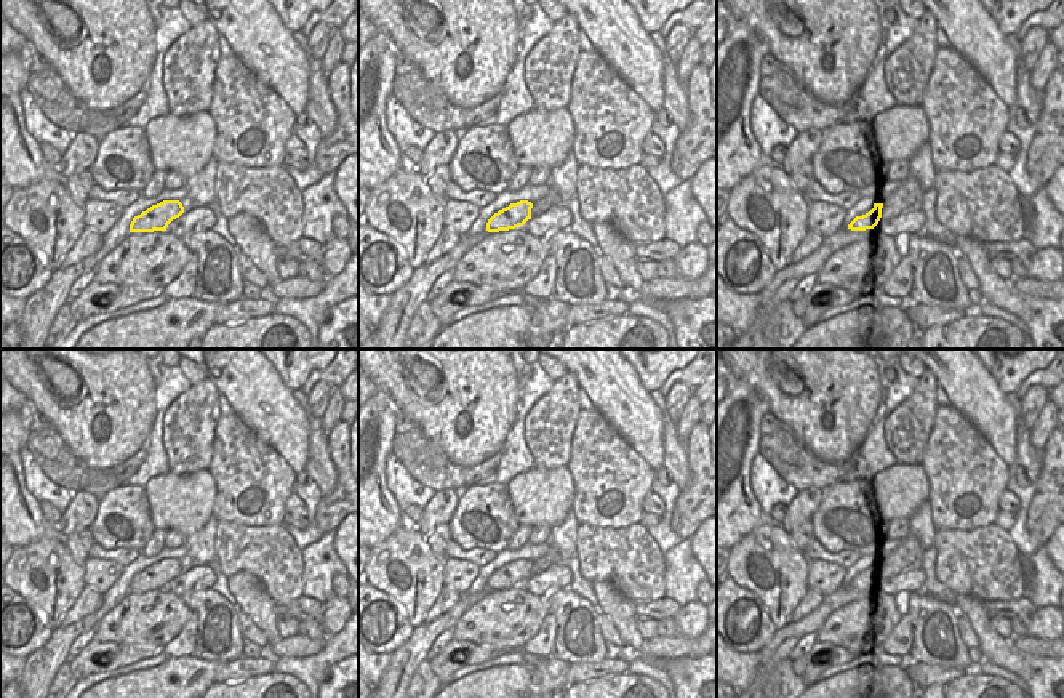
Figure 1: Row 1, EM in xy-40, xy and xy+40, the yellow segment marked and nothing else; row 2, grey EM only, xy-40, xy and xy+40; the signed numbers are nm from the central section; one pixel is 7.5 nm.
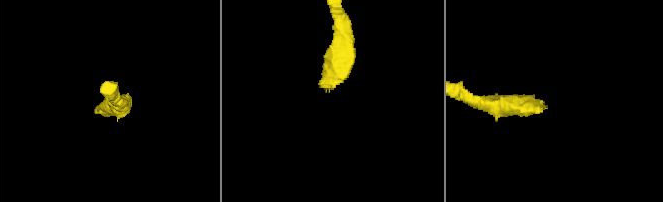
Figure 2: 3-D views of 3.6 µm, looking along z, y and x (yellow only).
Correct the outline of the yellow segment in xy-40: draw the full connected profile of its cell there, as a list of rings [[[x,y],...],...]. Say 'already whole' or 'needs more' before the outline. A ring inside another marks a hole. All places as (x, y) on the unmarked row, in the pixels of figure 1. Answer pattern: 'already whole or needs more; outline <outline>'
already whole; outline [[[163,559],[134,575],[130,583],[130,591],[166,589],[168,583],[182,572],[184,565],[179,559]]]

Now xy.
already whole; outline [[[528,559],[510,562],[488,578],[486,589],[499,591],[523,584],[528,578],[531,578],[531,567],[533,562]]]

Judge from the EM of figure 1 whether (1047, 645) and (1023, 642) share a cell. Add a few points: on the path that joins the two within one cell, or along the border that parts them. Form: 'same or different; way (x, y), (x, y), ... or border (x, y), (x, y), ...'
same; way (1040, 645), (1029, 644)

